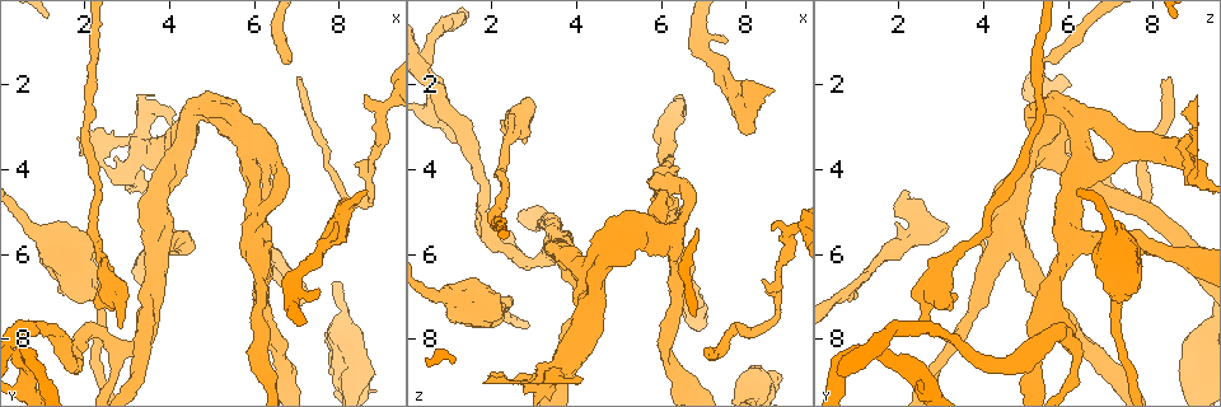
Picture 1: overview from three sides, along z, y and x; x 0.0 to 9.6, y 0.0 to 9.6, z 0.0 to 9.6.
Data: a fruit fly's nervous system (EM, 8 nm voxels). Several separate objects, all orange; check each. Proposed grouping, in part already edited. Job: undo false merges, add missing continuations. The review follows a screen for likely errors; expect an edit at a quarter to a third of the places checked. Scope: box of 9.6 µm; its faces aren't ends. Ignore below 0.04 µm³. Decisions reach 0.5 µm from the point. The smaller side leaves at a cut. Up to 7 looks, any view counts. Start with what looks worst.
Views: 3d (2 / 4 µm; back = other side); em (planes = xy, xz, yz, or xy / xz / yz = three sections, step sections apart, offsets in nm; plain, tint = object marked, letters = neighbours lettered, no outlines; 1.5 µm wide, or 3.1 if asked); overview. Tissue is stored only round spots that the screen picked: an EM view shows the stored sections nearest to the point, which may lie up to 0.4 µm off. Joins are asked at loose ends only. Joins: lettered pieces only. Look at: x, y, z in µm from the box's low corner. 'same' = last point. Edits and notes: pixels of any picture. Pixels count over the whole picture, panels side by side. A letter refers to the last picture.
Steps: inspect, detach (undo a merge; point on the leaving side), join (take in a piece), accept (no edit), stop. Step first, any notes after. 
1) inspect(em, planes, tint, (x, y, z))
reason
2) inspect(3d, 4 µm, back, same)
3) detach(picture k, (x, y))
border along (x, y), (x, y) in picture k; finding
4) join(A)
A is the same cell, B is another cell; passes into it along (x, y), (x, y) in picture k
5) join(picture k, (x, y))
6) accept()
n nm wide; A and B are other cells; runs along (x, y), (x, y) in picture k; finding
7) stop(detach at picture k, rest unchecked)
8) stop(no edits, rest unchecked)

inspect(em, xy, step 4, letters, (7.05, 1.85, 8.40))
branch stops here

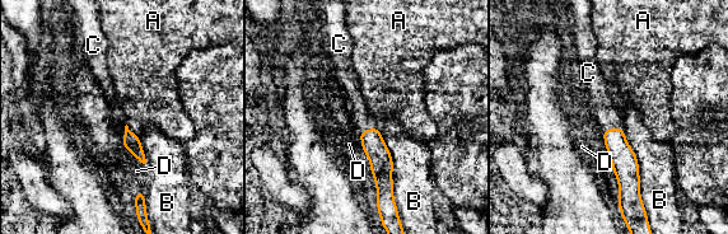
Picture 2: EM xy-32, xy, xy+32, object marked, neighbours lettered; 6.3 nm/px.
inspect(em, planes, letters, same)
cut it another way

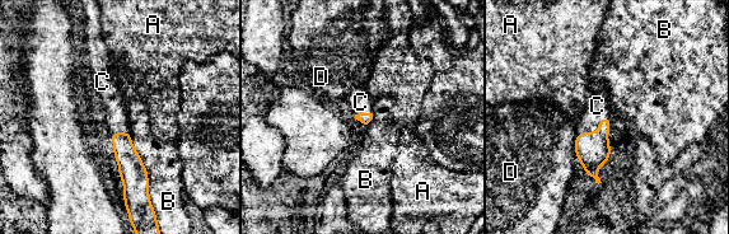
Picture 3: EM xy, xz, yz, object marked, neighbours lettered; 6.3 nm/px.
join(C)
C is the same cell, A, B and D are other cells; passes into it along (592, 149), (599, 130), (597, 106) in picture 3; the neuron continues

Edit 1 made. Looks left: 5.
inspect(em, planes, letters, (2.35, 7.40, 7.15))
calibre changes

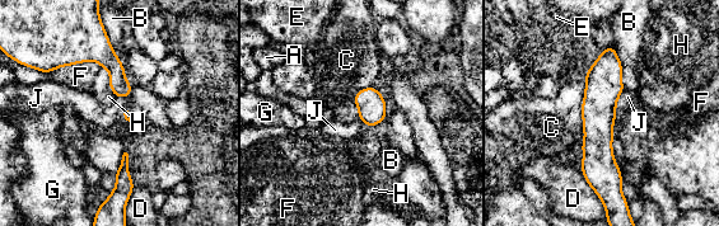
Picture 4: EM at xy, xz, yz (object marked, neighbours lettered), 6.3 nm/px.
accept()
70 nm wide; A, B, C, D, E, F, G, H and J are other cells; runs along (611, 50), (600, 100), (600, 189) in picture 4; continuous, no second neuron

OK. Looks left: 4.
inspect(3d, 2 µm, (7.65, 5.75, 2.25))
sudden change in width

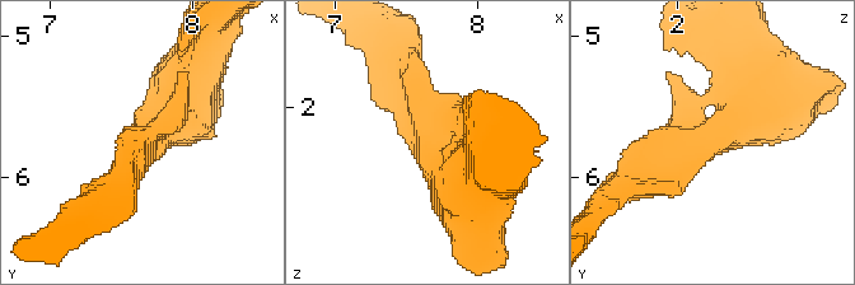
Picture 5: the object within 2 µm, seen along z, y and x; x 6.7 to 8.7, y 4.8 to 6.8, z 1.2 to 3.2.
inspect(em, planes, plain, (7.72, 5.70, 2.26))
arms of 240, 480 nm; shape alone is not enough

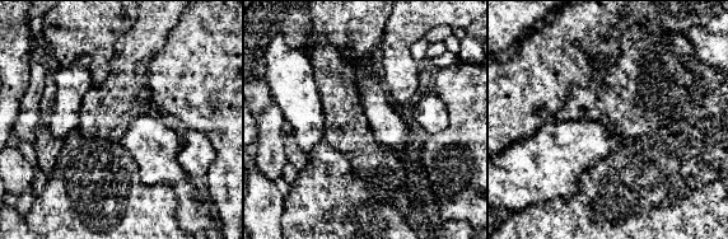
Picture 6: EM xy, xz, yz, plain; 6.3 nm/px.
inspect(em, planes, letters, same)
see the neighbours

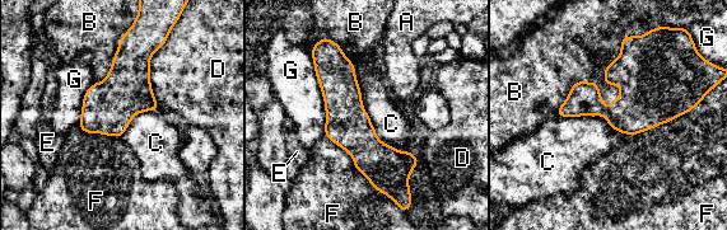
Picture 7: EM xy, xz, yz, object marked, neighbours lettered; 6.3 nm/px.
accept()
260 nm wide; A, B, C, D, E, F and G are other cells; all the same neuron

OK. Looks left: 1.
stop(join at picture 3, rest unchecked)

